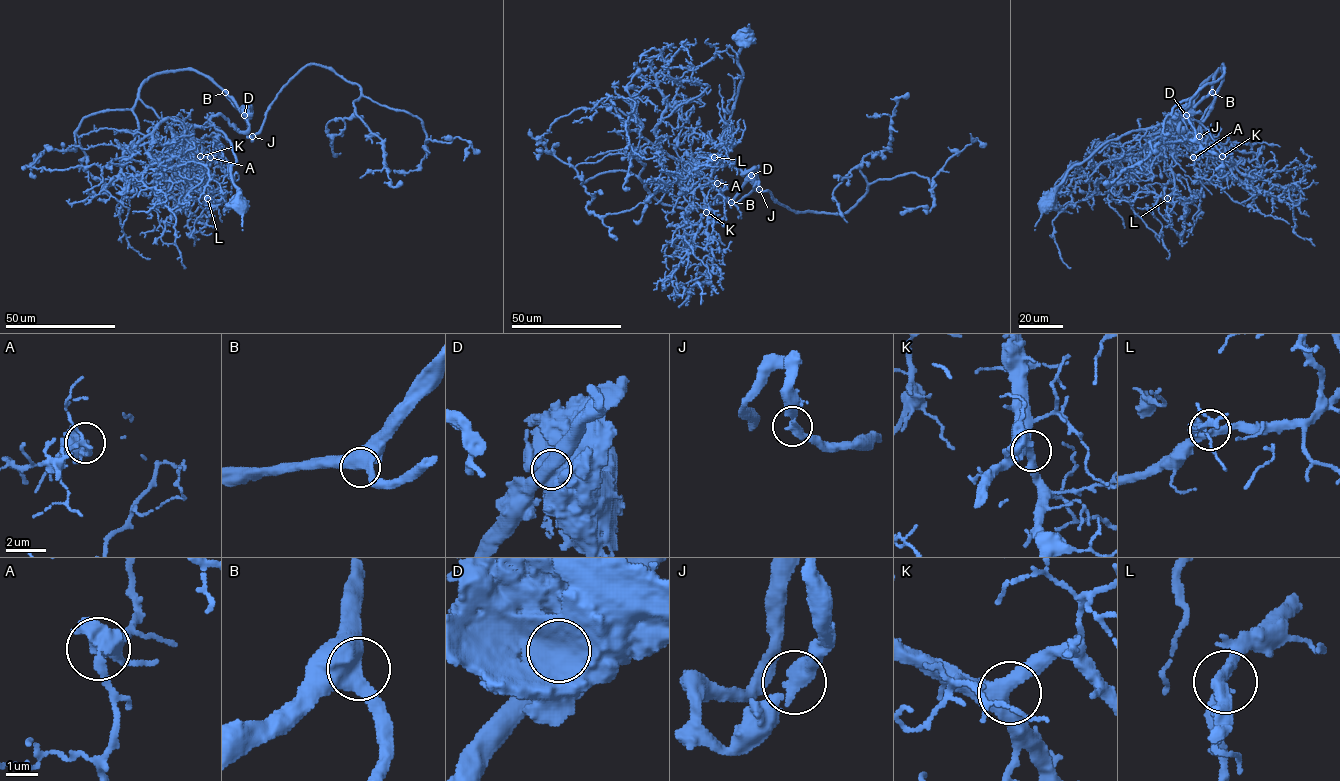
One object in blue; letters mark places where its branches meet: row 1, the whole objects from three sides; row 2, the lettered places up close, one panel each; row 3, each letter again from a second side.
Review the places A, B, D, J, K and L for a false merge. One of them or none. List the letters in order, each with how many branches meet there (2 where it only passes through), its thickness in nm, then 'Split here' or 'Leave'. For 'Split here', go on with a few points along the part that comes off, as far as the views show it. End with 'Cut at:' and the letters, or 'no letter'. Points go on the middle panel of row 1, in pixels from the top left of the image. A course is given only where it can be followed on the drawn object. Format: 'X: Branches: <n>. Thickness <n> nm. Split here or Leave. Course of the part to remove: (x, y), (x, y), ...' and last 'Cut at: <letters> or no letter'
A: Branches: 3. Thickness 380 nm. Leave
B: Branches: 2. Thickness 500 nm. Leave
D: Branches: 1. Thickness 1150 nm. Split here. Course of the part to remove: (750, 175), (756, 191)
J: Branches: 2. Thickness 420 nm. Leave
K: Branches: 3. Thickness 420 nm. Leave
L: Branches: 2. Thickness 300 nm. Leave
Cut at: D

